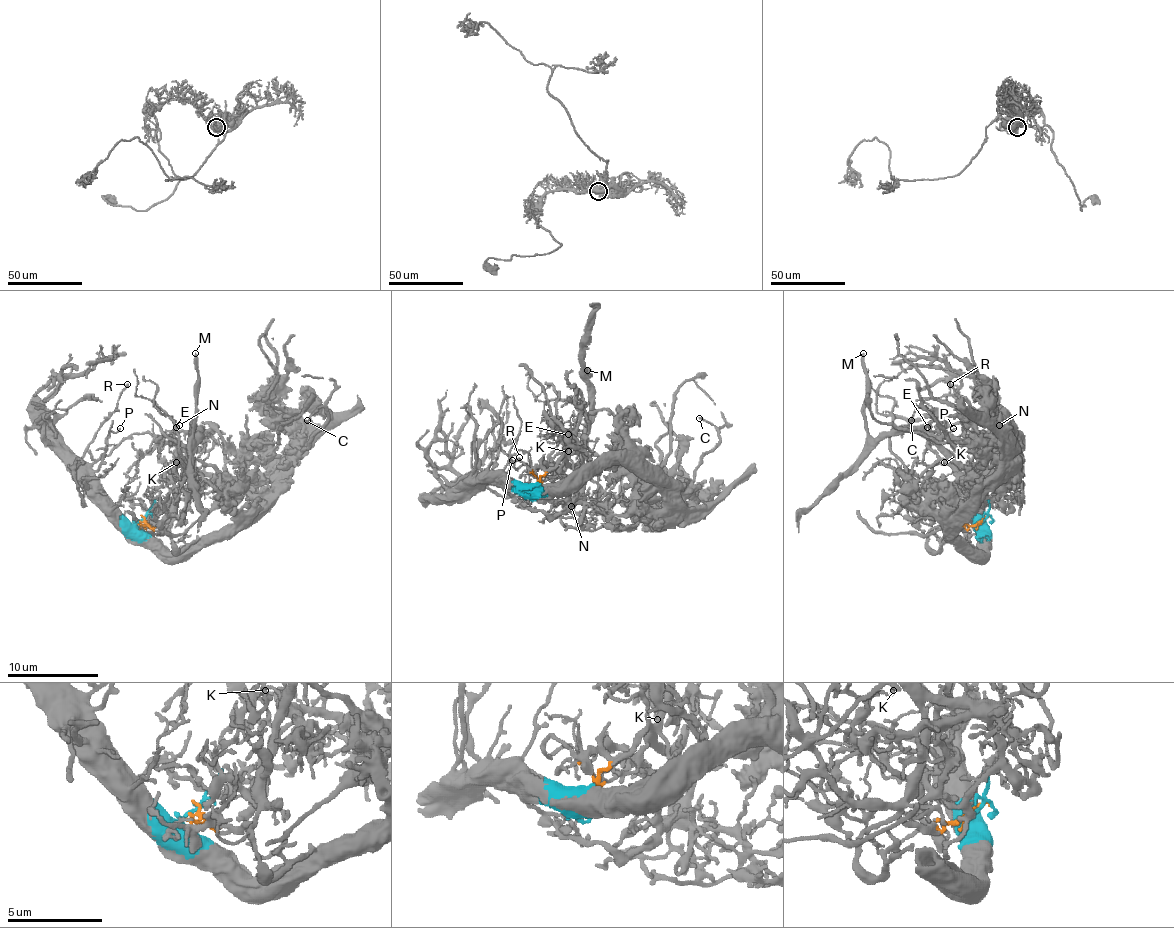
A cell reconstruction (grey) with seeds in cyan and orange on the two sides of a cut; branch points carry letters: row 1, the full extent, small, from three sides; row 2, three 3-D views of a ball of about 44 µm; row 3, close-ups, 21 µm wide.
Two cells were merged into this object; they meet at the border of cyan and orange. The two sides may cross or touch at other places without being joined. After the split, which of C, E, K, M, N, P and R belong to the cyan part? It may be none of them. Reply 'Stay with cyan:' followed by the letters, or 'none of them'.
Stay with cyan: C, P, R

